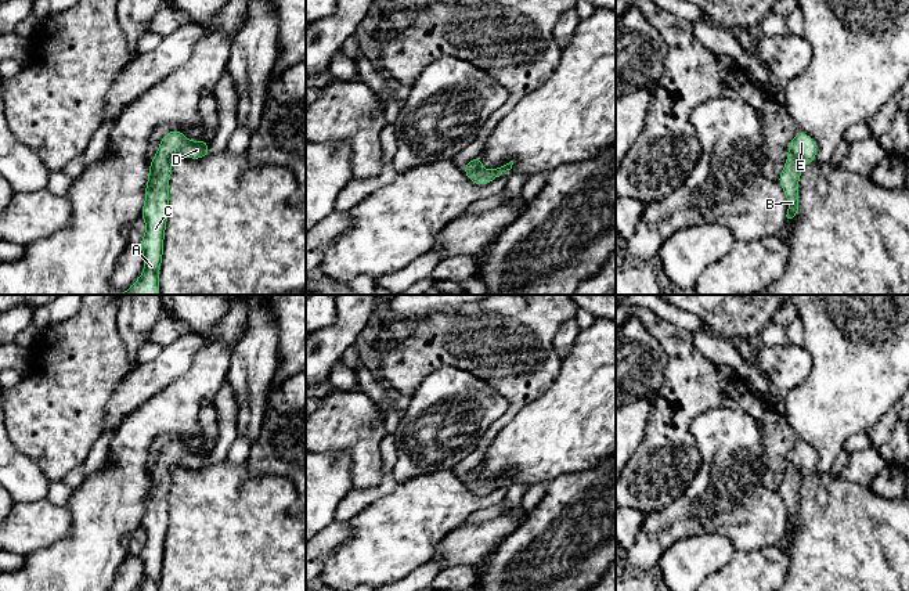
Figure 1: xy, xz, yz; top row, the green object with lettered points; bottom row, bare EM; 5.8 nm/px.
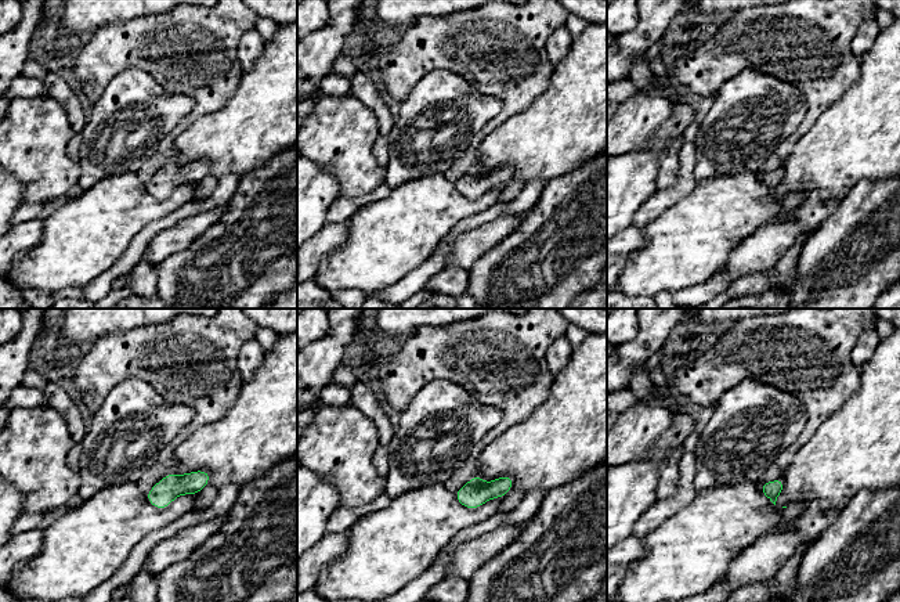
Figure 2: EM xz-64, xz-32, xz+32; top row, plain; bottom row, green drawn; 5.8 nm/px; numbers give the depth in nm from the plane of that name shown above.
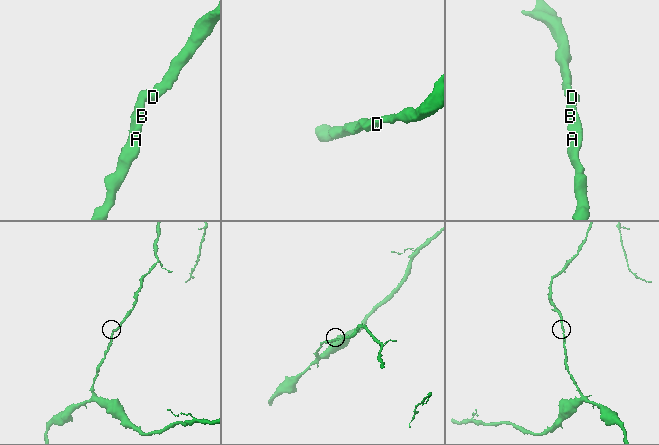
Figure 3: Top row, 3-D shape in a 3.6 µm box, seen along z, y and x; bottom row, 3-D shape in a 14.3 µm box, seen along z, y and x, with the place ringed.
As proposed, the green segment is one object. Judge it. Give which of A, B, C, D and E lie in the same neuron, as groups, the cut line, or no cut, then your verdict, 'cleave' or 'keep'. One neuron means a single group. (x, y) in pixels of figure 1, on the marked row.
A B C D E; no cut; keep

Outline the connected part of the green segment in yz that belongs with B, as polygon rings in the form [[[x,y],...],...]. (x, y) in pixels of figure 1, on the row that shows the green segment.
[[[800,130],[789,143],[787,152],[789,156],[778,181],[782,185],[789,203],[786,217],[793,219],[798,210],[797,185],[801,177],[801,167],[804,162],[815,163],[816,144],[805,131]]]

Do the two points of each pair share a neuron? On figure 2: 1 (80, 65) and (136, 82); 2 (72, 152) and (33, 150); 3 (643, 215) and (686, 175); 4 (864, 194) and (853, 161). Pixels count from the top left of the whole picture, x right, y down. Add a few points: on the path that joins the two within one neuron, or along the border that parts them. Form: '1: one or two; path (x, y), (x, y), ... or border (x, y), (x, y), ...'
1: two; border (145, 71), (137, 68), (119, 71), (94, 101)
2: two; border (73, 133), (67, 144), (67, 155), (78, 162)
3: one; path (655, 205), (679, 187)
4: two; border (885, 177), (861, 179), (842, 195)

